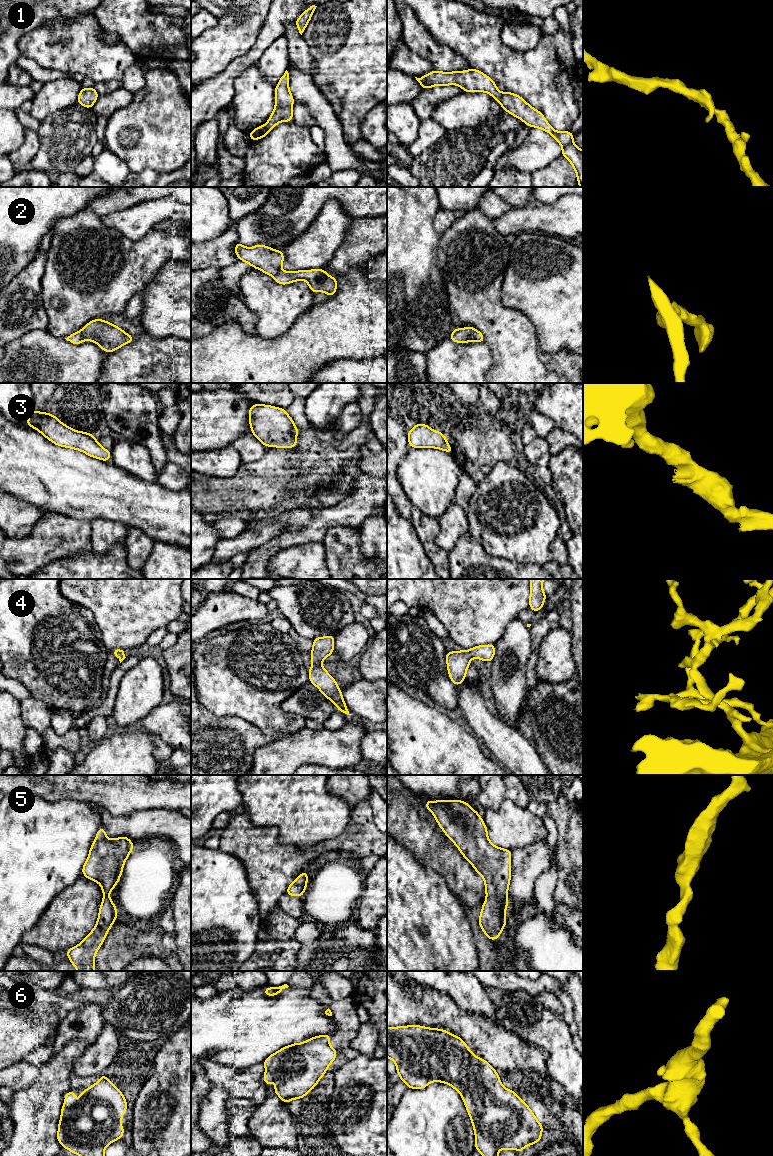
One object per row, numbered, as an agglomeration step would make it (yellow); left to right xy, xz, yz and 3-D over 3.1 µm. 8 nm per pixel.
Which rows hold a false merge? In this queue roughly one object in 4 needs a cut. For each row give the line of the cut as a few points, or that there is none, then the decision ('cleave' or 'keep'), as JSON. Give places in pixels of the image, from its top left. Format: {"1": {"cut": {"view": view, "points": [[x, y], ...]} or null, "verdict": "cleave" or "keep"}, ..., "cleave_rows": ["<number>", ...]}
{"1": {"cut": null, "verdict": "keep"}, "2": {"cut": null, "verdict": "keep"}, "3": {"cut": null, "verdict": "keep"}, "4": {"cut": null, "verdict": "keep"}, "5": {"cut": null, "verdict": "keep"}, "6": {"cut": null, "verdict": "keep"}, "cleave_rows": []}

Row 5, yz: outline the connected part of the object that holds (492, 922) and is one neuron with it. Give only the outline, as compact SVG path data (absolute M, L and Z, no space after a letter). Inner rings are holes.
M427 800L425 806L434 815L440 828L453 841L463 857L484 878L486 901L482 904L478 922L488 939L497 940L507 923L505 911L509 903L507 893L511 878L512 851L496 847L491 843L488 839L486 824L470 804L461 800L438 800L436 802Z

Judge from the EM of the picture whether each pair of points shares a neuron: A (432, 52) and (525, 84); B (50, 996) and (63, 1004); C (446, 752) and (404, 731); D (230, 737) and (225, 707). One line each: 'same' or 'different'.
A: different
B: same
C: same
D: different

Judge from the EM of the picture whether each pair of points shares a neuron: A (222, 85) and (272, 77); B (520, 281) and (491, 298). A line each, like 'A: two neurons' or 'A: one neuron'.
A: two neurons
B: two neurons

